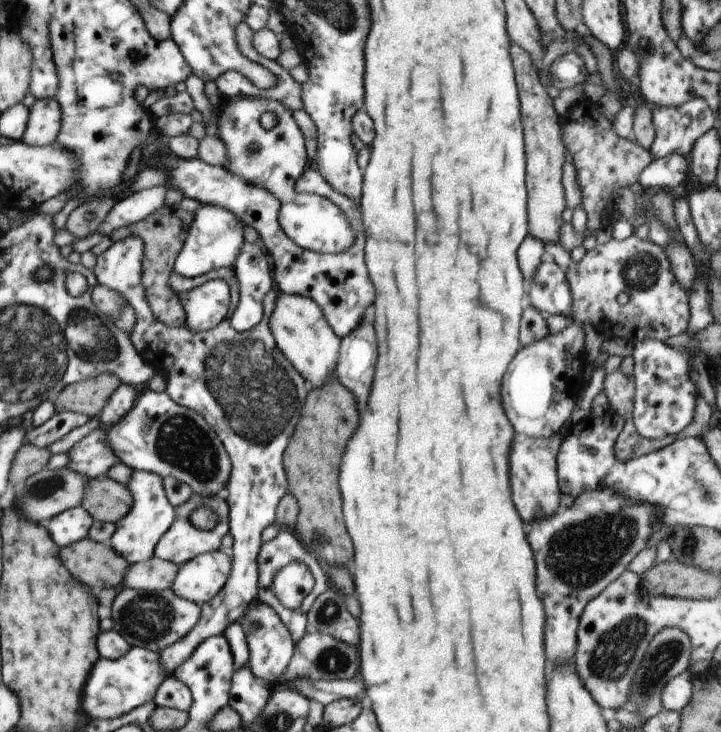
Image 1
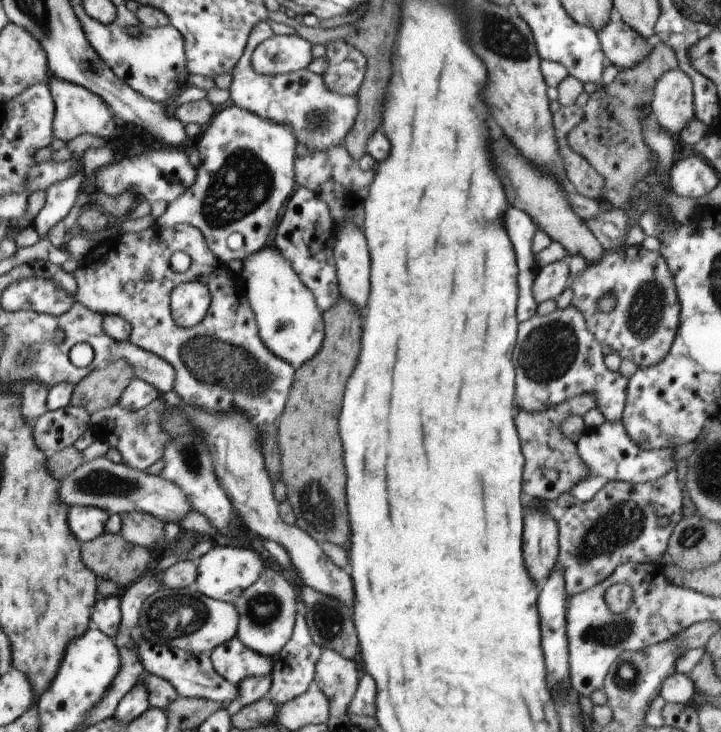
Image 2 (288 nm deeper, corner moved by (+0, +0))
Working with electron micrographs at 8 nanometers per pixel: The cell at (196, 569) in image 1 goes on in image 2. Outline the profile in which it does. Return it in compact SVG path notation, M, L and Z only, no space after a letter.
M215 546L211 550L207 550L195 564L197 564L197 578L193 582L195 590L205 594L207 598L219 600L219 602L229 602L233 604L239 594L243 594L243 590L247 590L249 586L255 584L255 580L259 578L265 560L261 556L257 556L255 552L247 550L247 548L237 548L237 546Z

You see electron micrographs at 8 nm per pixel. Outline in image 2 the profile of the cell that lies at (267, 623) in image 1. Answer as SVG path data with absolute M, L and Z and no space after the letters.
M263 568L255 584L243 590L243 594L239 594L233 606L239 616L237 638L241 640L241 644L265 658L275 658L283 650L295 628L293 614L297 612L297 596L295 588L289 584L289 578L283 572Z

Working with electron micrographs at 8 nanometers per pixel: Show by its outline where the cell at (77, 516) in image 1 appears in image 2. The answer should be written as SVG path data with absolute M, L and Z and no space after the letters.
M71 506L67 510L67 526L79 544L91 542L105 532L105 522L109 514L99 508Z

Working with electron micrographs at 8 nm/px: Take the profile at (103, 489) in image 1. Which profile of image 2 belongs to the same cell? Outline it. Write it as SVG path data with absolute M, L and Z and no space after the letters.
M143 512L121 514L119 534L135 546L151 548L161 538L161 530L163 530L163 522L151 514L143 514Z

